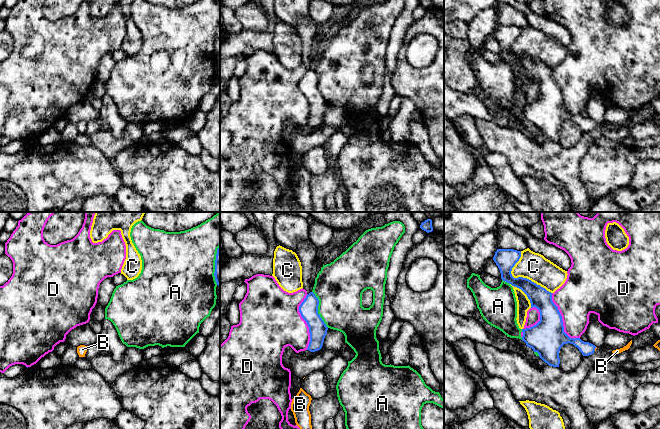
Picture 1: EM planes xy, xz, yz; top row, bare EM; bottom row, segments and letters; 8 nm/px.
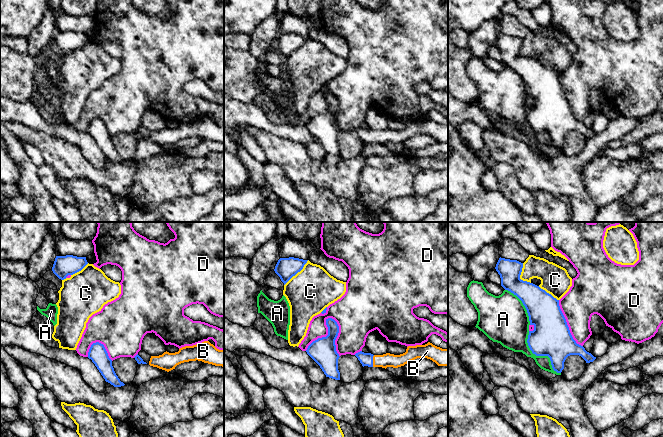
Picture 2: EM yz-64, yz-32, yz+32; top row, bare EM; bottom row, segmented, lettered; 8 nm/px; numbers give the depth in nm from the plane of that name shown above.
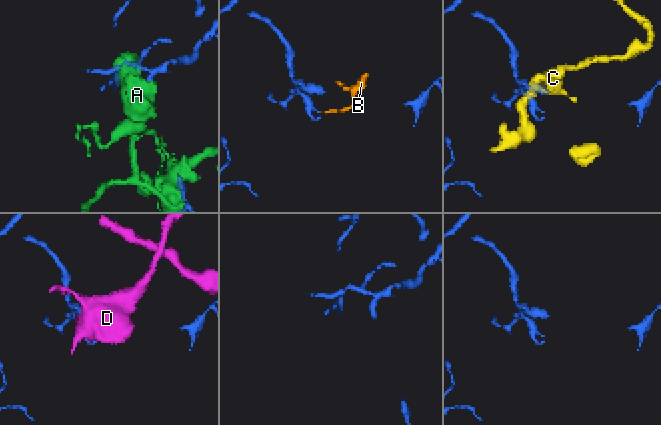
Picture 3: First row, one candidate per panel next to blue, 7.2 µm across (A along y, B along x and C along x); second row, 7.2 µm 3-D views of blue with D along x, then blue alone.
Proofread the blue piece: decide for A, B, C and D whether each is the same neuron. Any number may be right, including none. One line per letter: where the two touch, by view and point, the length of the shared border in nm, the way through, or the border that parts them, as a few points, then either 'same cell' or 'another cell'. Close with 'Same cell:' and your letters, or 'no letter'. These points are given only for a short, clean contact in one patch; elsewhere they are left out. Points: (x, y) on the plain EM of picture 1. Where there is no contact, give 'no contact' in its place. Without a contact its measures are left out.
A: contact xz (317, 85); length 320 nm; another cell
B: contact yz (594, 125); length 40 nm; way yz (586, 124), (594, 125), (596, 123); same cell
C: contact yz (520, 53); length 440 nm; another cell
D: contact xz (306, 98); length 440 nm; another cell
Same cell: B

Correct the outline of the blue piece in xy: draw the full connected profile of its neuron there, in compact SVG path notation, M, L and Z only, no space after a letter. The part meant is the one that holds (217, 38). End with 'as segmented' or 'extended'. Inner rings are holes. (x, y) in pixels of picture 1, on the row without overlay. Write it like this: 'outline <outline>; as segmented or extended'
outline M220 23L217 25L214 52L215 52L217 61L219 61L220 60Z; as segmented

